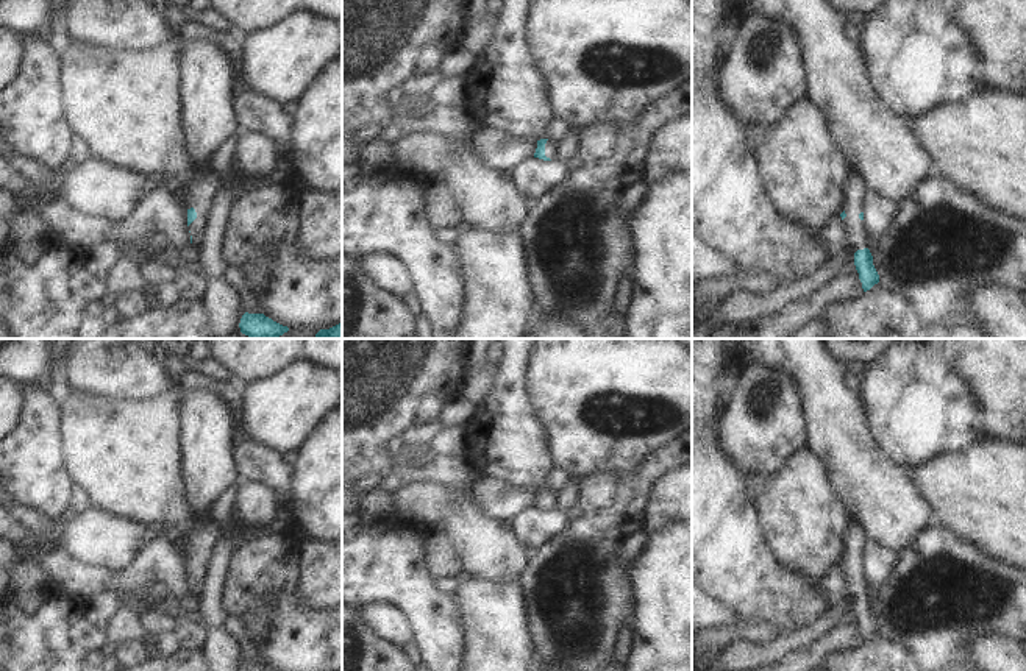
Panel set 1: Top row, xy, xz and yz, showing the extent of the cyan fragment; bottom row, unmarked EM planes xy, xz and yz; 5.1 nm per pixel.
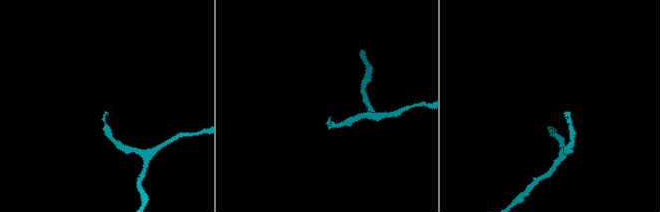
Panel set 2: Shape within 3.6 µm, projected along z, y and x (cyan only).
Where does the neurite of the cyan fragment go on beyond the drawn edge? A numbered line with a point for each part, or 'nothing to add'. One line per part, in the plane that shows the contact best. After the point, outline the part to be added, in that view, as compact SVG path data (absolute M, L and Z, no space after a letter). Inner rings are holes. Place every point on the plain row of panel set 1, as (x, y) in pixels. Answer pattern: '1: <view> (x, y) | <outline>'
1: xz (552, 498) | M547 490L545 506L550 509L558 509L559 507L559 492Z

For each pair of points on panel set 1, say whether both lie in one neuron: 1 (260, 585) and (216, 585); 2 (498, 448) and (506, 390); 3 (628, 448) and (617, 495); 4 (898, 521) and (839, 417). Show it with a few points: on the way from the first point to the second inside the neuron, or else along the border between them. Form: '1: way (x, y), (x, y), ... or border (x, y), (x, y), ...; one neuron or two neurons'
1: border (236, 550), (225, 593), (227, 615); two neurons
2: way (506, 434), (506, 404); one neuron
3: border (653, 454), (630, 473), (595, 473), (586, 478); two neurons
4: way (878, 495), (856, 467), (845, 443); one neuron

